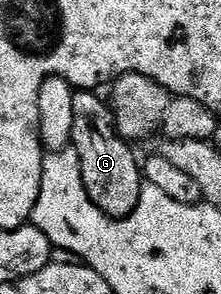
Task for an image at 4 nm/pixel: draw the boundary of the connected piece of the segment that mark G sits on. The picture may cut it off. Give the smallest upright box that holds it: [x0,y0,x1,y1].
[71,90,143,218]

